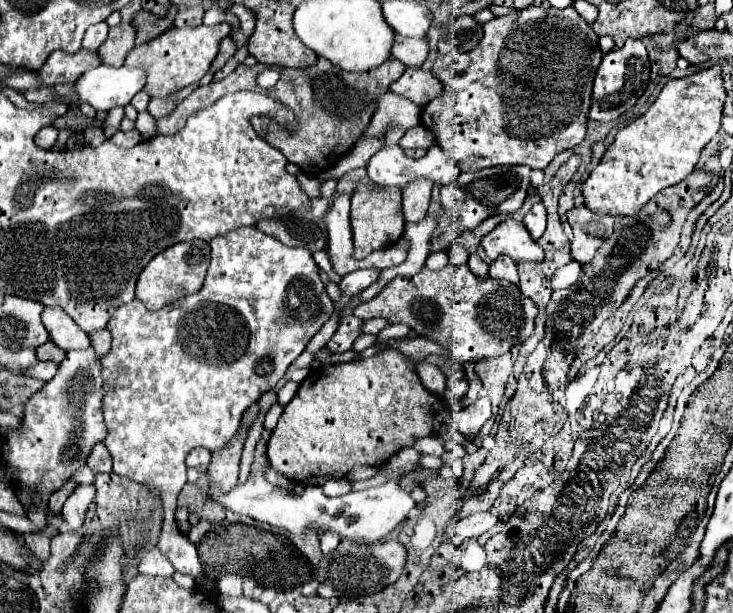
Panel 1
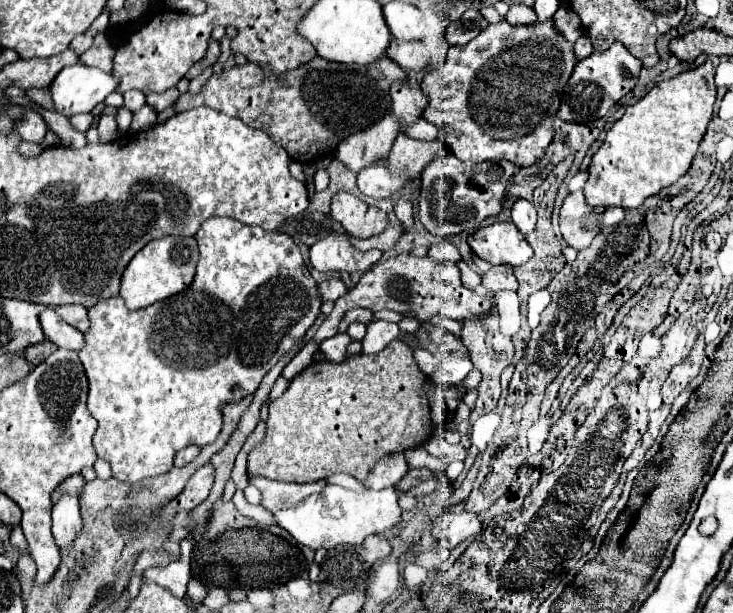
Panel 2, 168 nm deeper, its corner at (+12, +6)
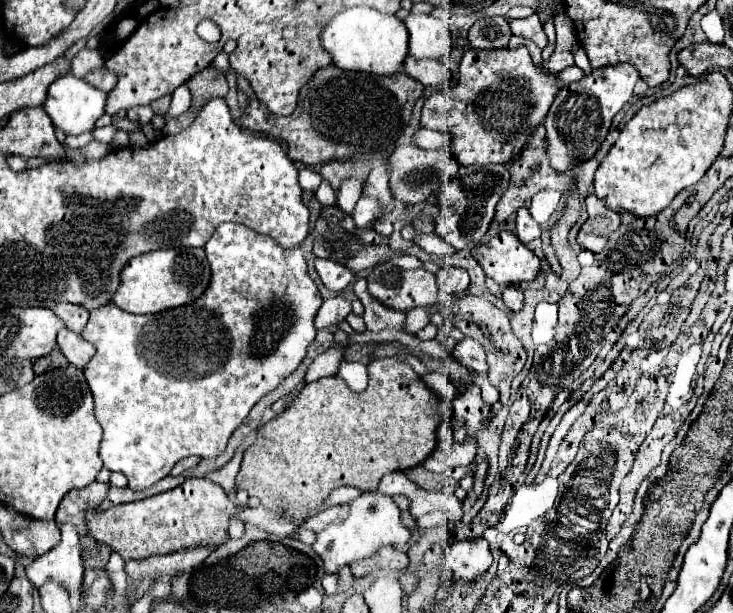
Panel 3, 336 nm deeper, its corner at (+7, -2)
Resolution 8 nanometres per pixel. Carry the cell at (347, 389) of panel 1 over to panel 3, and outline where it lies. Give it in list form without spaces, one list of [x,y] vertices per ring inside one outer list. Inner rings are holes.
[[[381,358],[369,364],[369,386],[355,394],[337,378],[319,378],[305,384],[291,408],[279,418],[265,424],[257,442],[243,454],[237,474],[237,488],[257,496],[267,508],[279,508],[281,502],[289,510],[305,510],[319,506],[333,488],[353,486],[359,490],[377,490],[381,478],[389,472],[419,466],[437,446],[437,428],[453,416],[451,402],[439,398],[427,388],[421,376],[403,358]]]

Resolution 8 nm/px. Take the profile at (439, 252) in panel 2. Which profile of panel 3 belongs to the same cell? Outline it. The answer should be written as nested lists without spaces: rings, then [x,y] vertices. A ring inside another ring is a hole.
[[[443,264],[437,272],[437,284],[439,284],[441,292],[455,294],[455,292],[461,292],[469,286],[469,274],[465,268]]]

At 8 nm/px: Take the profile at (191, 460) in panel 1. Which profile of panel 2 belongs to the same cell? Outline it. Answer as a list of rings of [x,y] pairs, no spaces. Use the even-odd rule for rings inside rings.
[[[188,446],[184,450],[180,450],[176,456],[174,456],[174,466],[186,466],[188,462],[192,462],[196,456],[198,456],[200,448],[198,446]]]

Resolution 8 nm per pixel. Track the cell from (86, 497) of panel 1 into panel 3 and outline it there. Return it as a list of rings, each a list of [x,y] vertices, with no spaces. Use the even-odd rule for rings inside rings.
[[[59,524],[61,540],[55,548],[35,558],[33,564],[25,568],[27,578],[41,586],[45,580],[61,582],[69,592],[77,592],[83,580],[83,558],[81,558],[81,534],[75,524]]]

